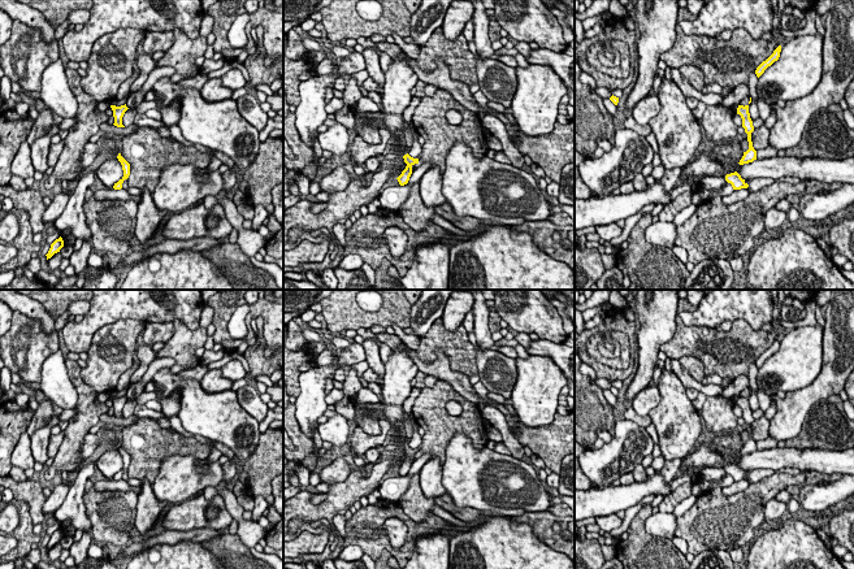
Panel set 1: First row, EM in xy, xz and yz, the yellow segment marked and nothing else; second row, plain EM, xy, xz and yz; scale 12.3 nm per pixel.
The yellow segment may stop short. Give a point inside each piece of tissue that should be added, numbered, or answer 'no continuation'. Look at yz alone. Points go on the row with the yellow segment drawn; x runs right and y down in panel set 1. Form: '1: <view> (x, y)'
no continuation

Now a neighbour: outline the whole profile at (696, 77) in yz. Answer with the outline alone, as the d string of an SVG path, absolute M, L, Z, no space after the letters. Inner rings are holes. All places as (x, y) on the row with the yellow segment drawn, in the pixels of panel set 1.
M684 65L680 68L680 73L689 83L698 91L702 91L705 87L705 74L703 71L693 65Z

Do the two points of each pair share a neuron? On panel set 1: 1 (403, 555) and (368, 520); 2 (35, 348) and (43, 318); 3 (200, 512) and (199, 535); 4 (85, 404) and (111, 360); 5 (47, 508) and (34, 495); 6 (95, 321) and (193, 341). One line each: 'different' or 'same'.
1: same
2: different
3: different
4: different
5: different
6: different

